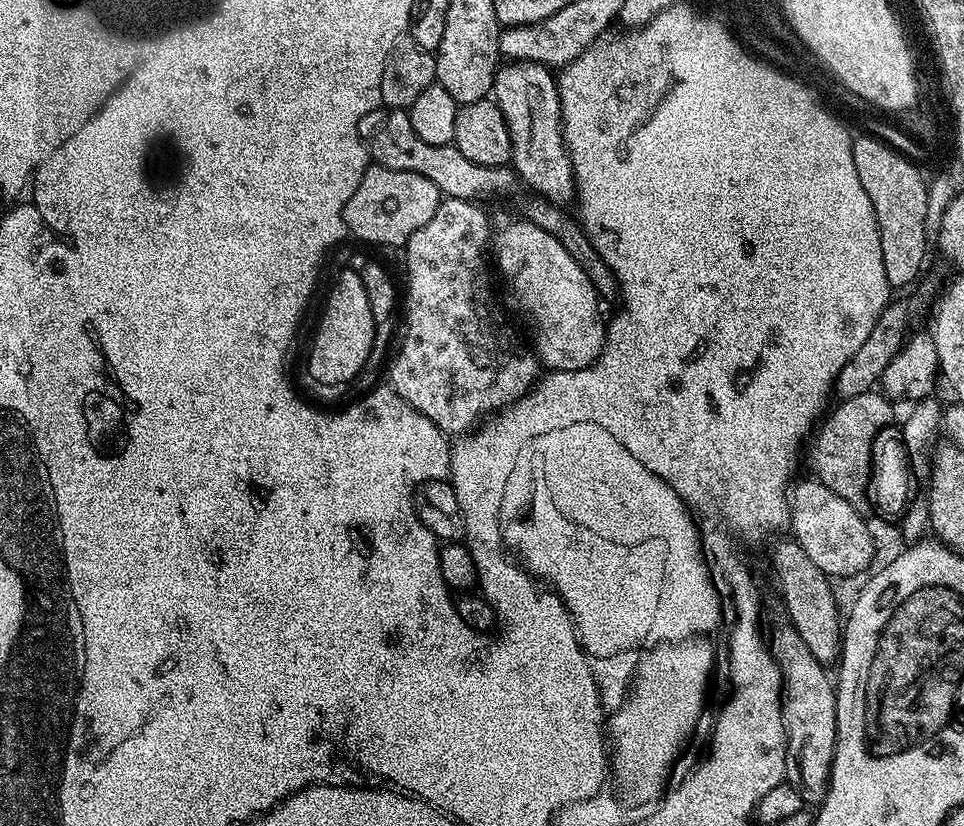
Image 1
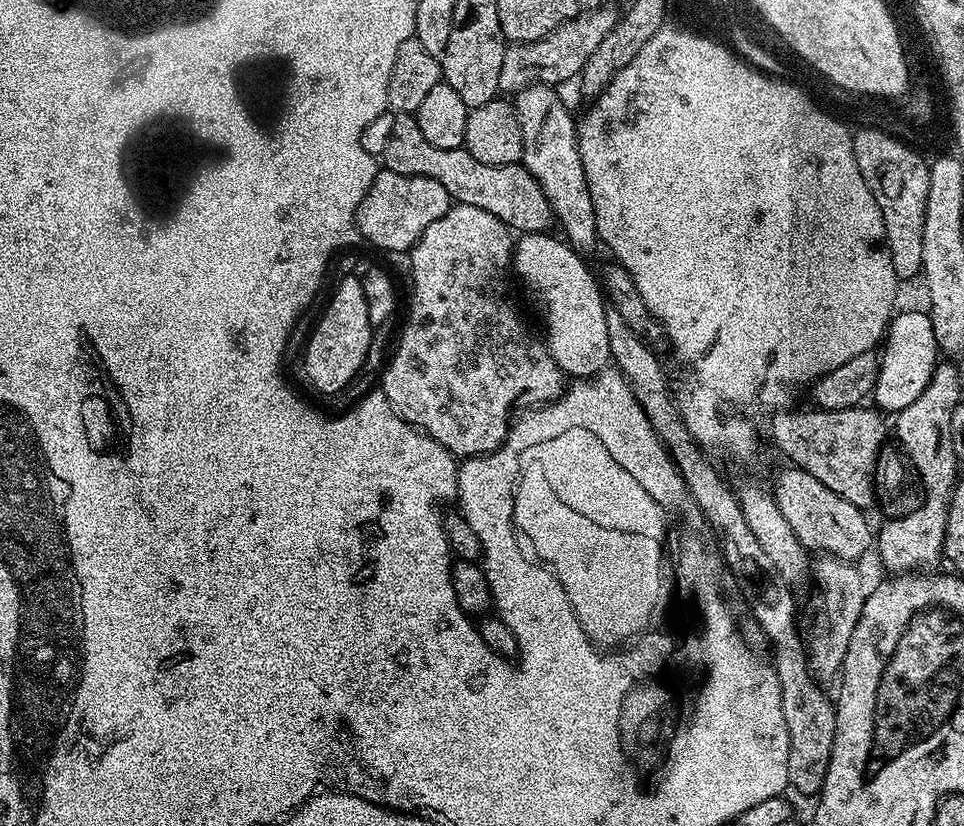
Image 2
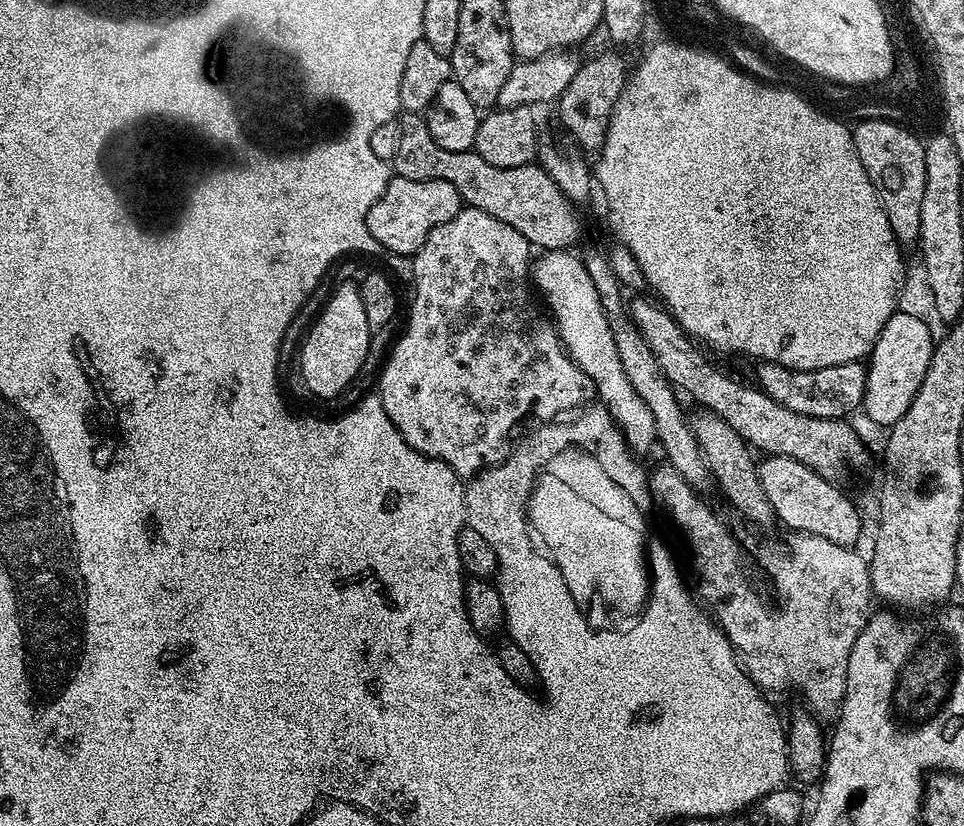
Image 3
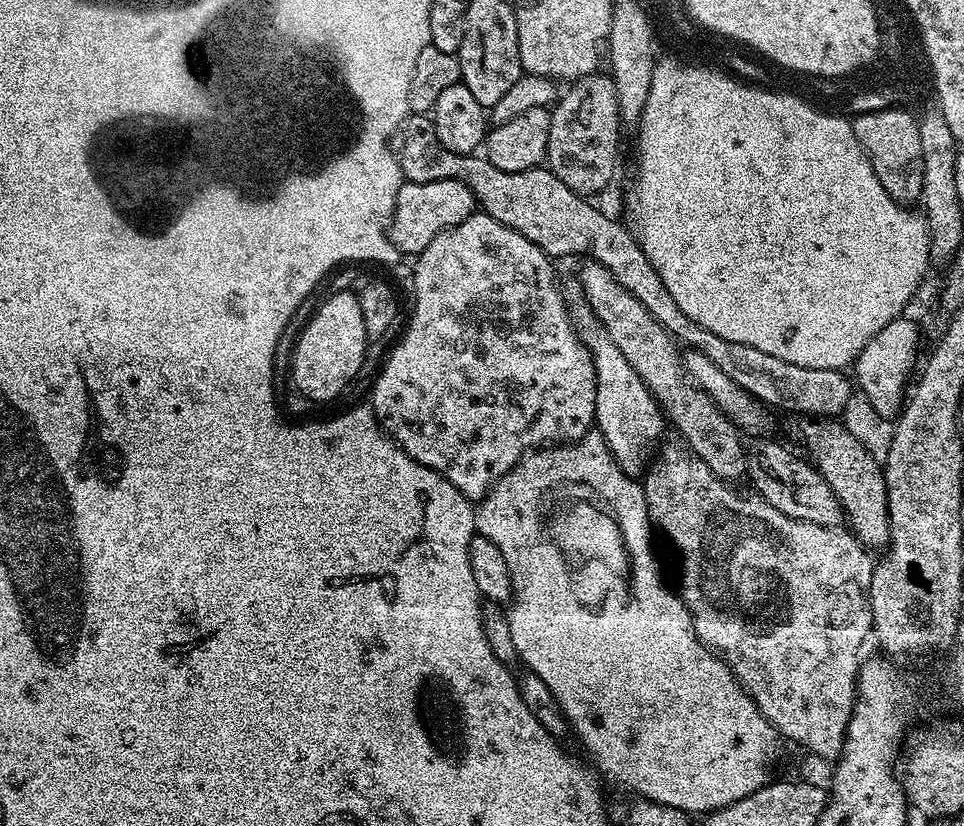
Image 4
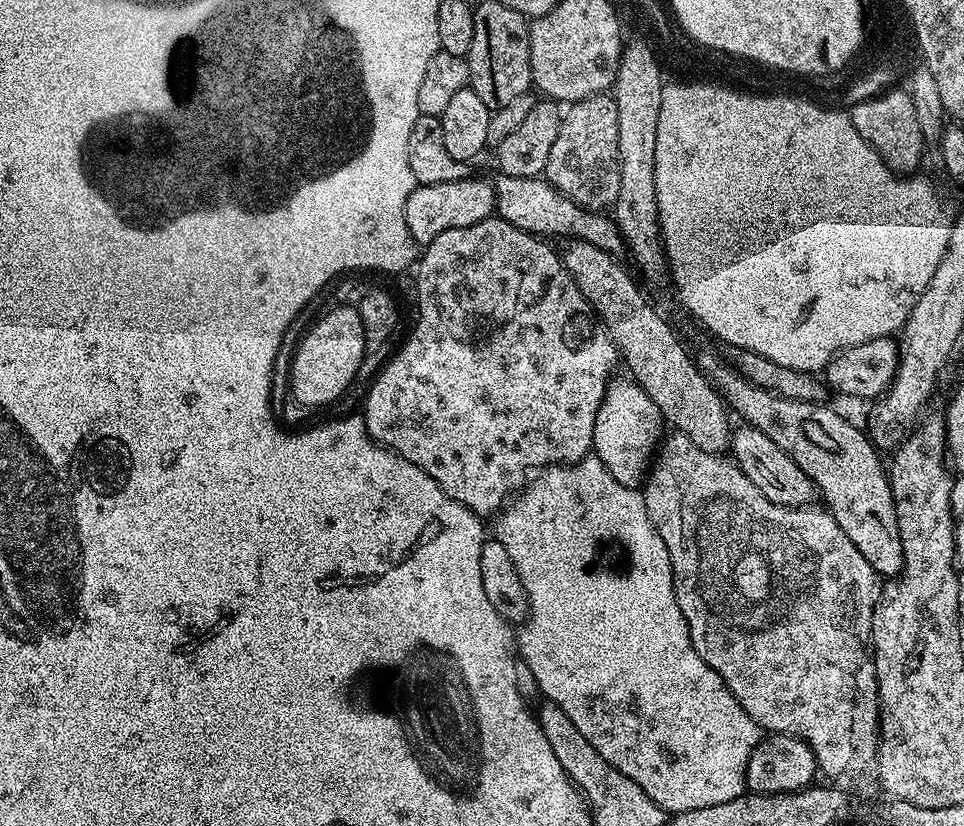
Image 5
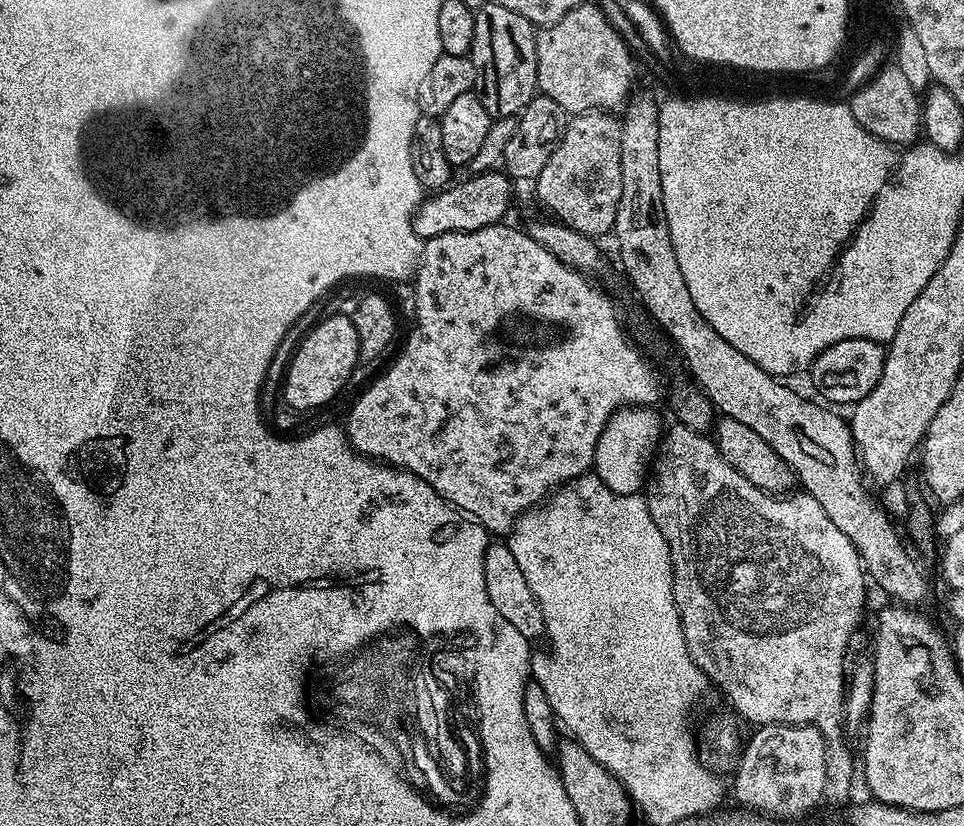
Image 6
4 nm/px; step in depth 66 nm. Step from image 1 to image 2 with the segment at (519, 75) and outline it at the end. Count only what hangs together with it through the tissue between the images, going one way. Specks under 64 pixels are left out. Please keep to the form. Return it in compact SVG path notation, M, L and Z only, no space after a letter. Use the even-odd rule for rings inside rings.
M531 84L515 93L518 126L522 126L522 163L530 174L534 174L538 186L542 186L542 194L546 194L550 202L553 217L564 227L567 243L579 256L588 258L598 248L594 202L590 198L586 170L582 170L577 121L574 116L572 120L563 98L556 92L559 91L551 84Z

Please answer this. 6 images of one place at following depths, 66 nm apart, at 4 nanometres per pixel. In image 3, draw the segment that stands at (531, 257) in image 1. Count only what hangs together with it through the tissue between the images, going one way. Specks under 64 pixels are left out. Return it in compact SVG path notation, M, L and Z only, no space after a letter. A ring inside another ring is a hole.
M572 250L541 251L533 259L530 280L535 291L544 295L543 303L555 323L556 332L568 356L580 367L582 374L592 379L598 400L600 396L599 403L608 409L620 427L629 449L636 454L650 451L657 443L654 416L623 370L610 325L602 310L602 302L598 302L598 290L594 290L594 281L590 274L586 274L586 266L580 261L579 255Z

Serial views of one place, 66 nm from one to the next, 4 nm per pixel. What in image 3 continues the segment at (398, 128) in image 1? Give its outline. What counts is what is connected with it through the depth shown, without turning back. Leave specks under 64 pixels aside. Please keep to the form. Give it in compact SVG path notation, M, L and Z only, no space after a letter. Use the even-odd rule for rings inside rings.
M401 111L399 124L396 153L390 159L390 168L395 175L411 180L450 182L467 207L482 210L482 214L490 214L490 218L498 218L498 222L506 222L506 226L514 226L514 230L518 230L518 234L525 236L529 245L537 249L568 250L573 247L572 243L580 236L577 205L570 203L566 194L554 186L554 178L550 178L539 163L503 168L490 166L490 162L475 150L442 150L442 146L430 138L427 119L418 112Z

